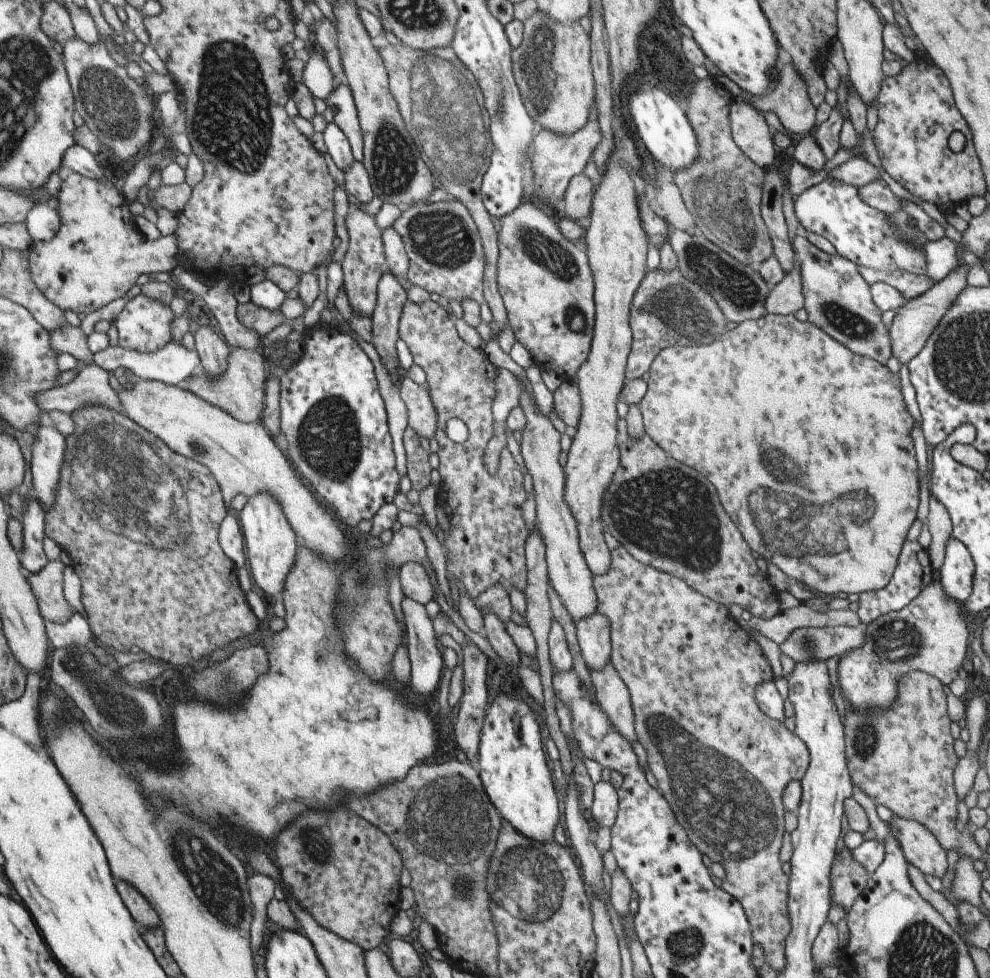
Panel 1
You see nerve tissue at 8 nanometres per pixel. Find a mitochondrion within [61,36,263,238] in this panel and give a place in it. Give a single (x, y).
(112, 107)

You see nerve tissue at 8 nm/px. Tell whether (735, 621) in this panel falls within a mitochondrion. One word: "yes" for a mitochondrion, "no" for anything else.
no

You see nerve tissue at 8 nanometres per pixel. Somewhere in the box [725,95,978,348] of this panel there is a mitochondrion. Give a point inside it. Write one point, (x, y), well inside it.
(850, 324)

